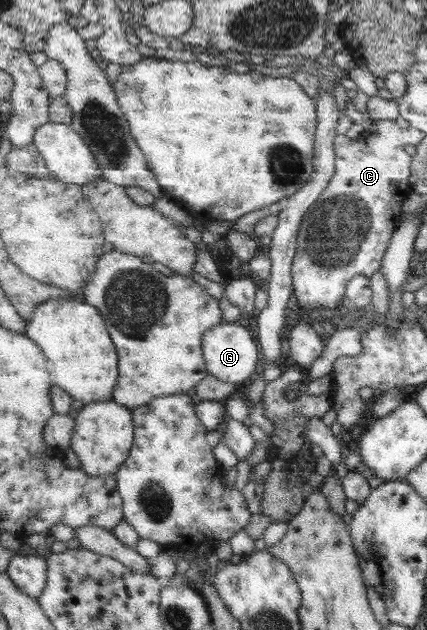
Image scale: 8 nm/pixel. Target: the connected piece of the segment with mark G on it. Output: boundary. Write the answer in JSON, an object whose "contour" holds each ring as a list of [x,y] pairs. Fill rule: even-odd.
{"contour":[[[224,320],[212,330],[208,330],[203,338],[203,351],[209,373],[222,381],[239,384],[256,373],[258,357],[260,357],[258,345],[256,345],[252,333],[238,322]]]}

